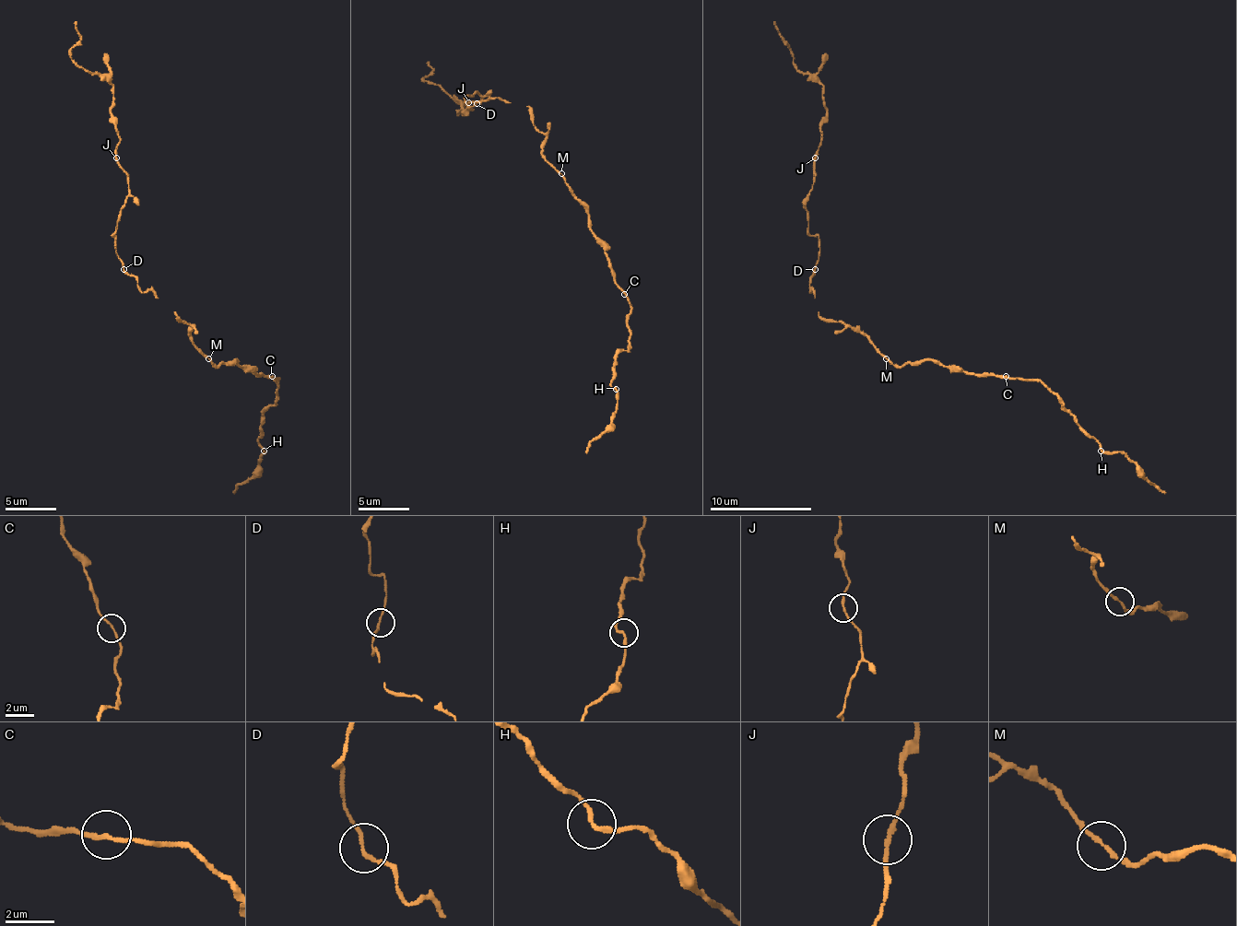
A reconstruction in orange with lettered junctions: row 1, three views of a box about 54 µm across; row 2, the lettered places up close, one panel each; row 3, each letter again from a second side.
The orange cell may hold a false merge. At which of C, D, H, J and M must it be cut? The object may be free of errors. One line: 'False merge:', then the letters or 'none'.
False merge: none

